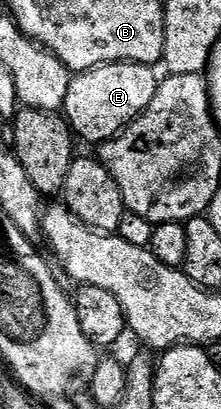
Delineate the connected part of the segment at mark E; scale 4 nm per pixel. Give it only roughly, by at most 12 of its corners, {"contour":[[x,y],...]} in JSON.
{"contour":[[107,63],[68,80],[63,118],[103,145],[154,101],[155,70]]}

